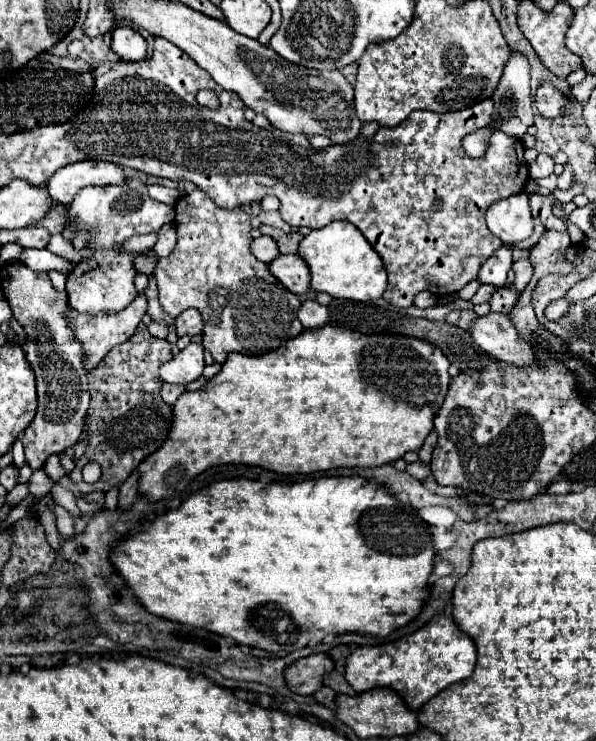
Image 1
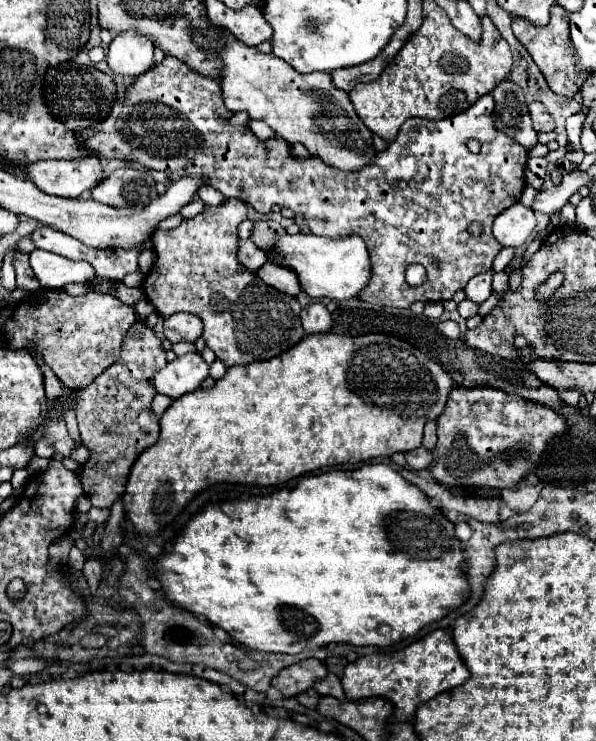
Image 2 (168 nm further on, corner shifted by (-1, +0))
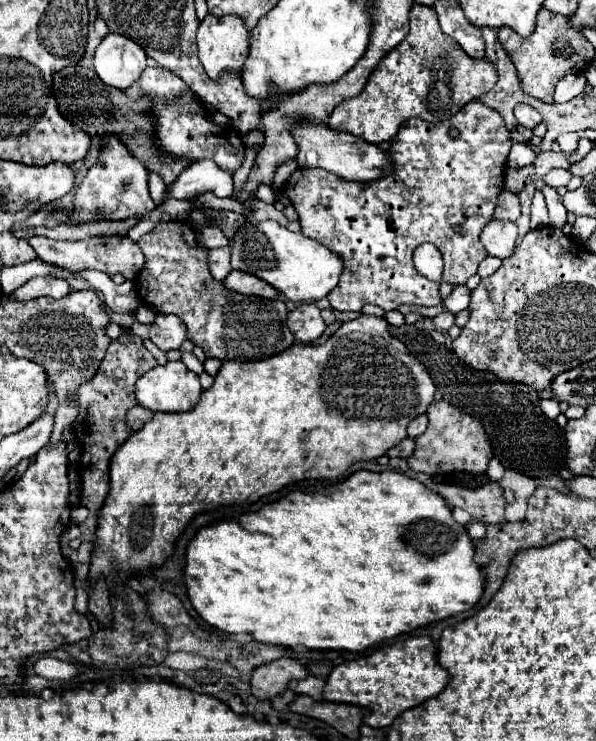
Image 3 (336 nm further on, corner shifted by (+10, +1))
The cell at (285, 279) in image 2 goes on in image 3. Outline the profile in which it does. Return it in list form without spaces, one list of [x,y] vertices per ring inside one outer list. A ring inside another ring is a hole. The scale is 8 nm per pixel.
[[[231,271],[223,285],[229,289],[229,291],[235,291],[235,293],[241,293],[241,295],[253,295],[253,297],[263,297],[263,299],[277,299],[279,293],[277,289],[273,289],[271,285],[267,285],[265,281],[257,279],[257,277],[251,277],[249,273],[239,273],[239,271]]]

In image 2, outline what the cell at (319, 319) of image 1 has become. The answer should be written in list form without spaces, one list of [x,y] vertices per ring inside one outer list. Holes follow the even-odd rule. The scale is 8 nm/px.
[[[312,302],[300,312],[302,328],[306,334],[318,334],[318,332],[328,332],[332,328],[332,316],[326,310],[322,302]]]

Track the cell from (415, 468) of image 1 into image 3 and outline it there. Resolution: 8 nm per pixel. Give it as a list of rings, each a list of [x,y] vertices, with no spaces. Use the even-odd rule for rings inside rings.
[[[407,437],[407,439],[399,441],[393,449],[389,449],[387,455],[389,457],[403,457],[403,459],[407,459],[413,453],[413,449],[415,449],[415,441],[411,437]]]

